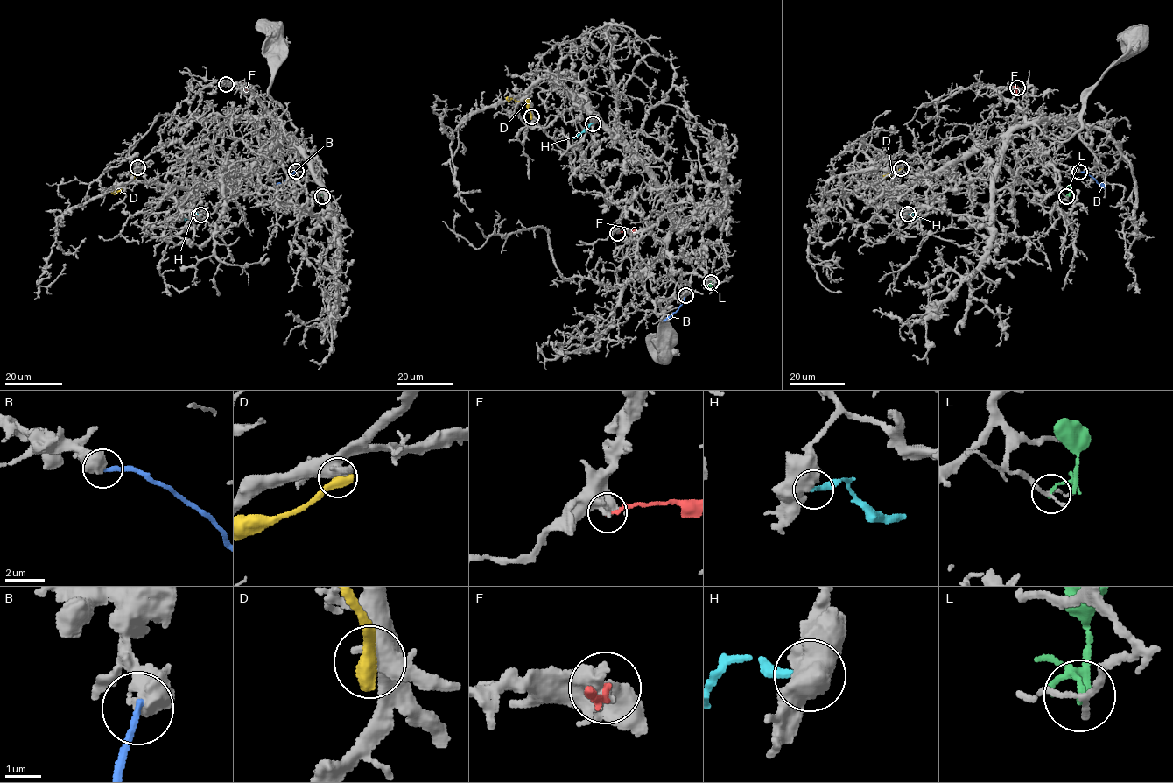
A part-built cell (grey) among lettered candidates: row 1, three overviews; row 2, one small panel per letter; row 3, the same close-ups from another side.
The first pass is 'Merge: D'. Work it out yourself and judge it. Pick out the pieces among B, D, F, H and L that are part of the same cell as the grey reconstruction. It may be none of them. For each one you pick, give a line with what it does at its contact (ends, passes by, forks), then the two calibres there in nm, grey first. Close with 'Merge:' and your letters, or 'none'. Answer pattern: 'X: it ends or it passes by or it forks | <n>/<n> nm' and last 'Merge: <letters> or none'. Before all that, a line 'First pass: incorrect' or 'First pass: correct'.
First pass: incorrect
Merge: none

